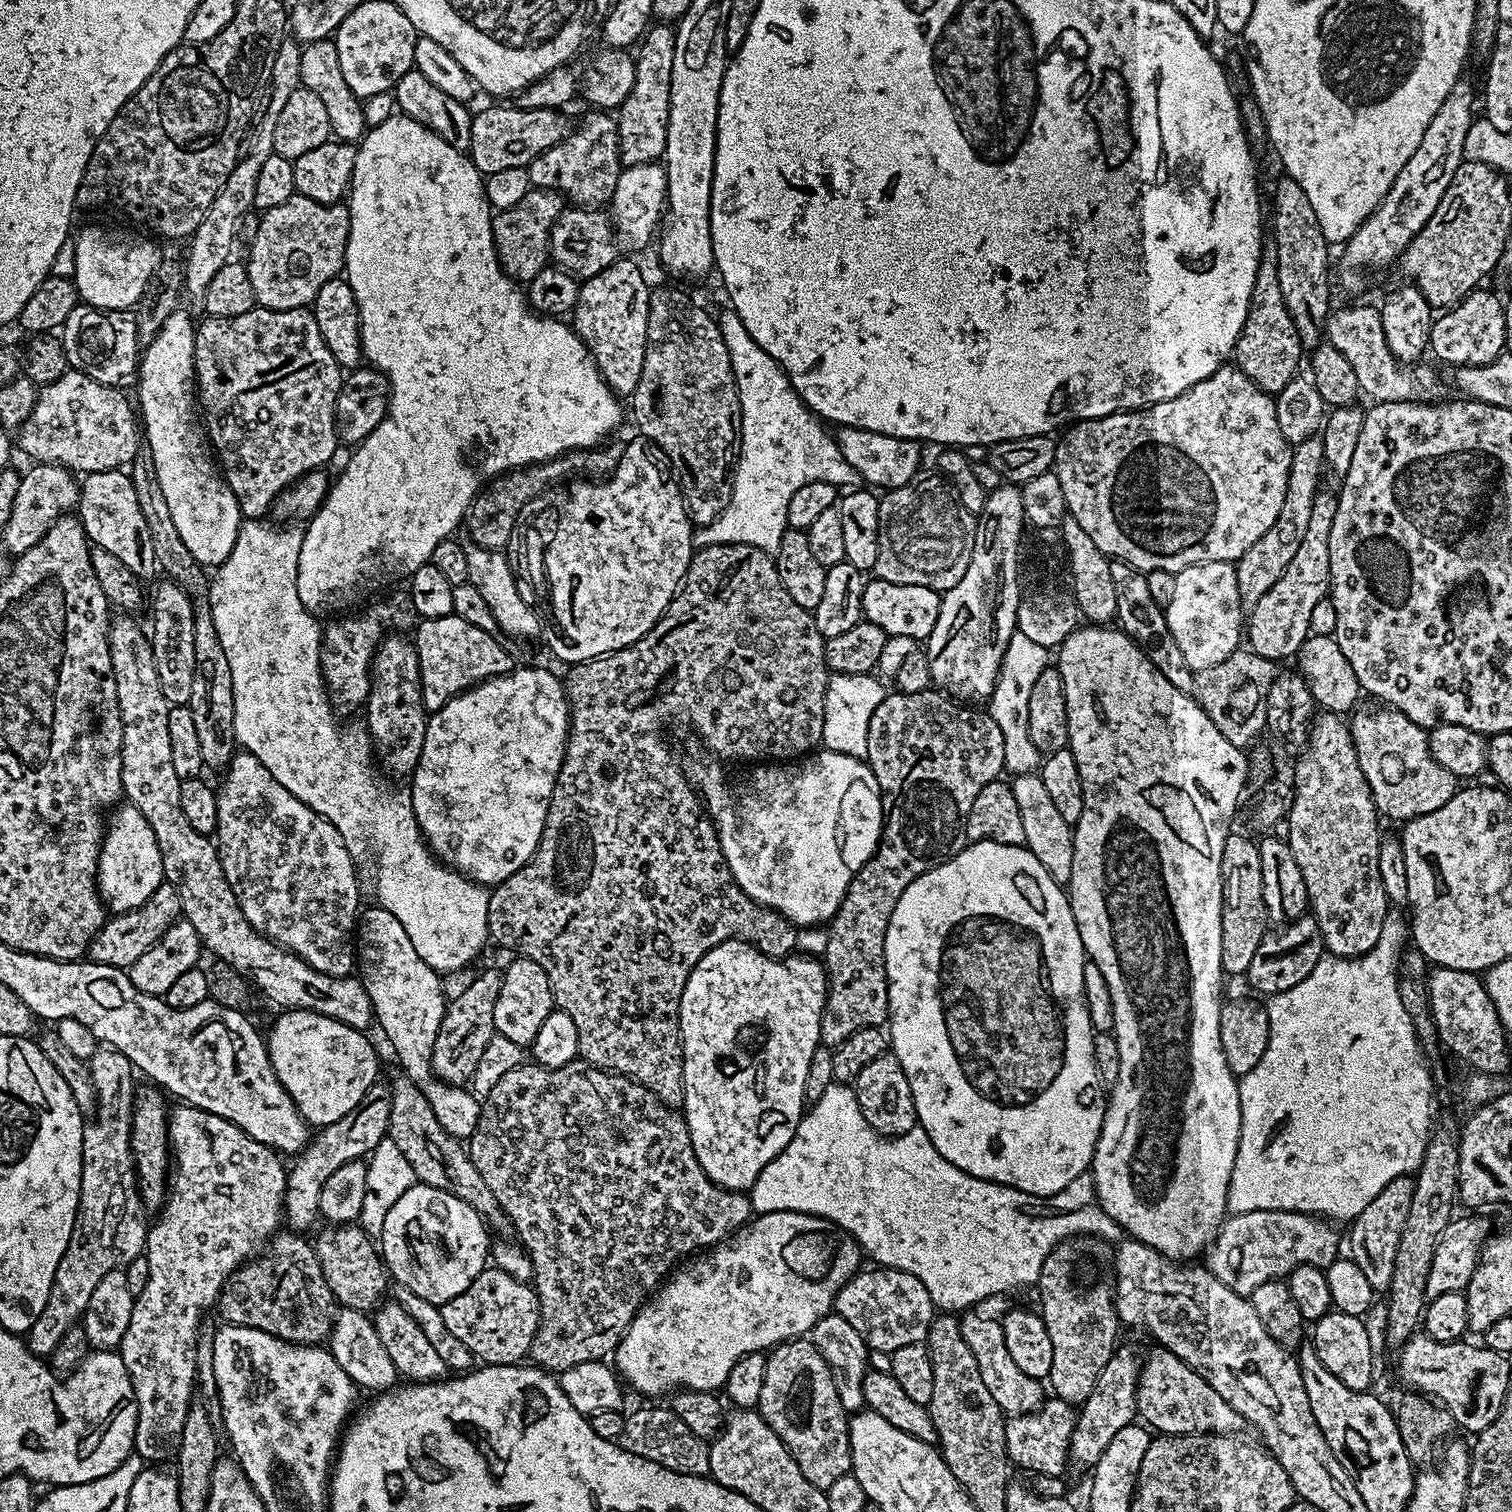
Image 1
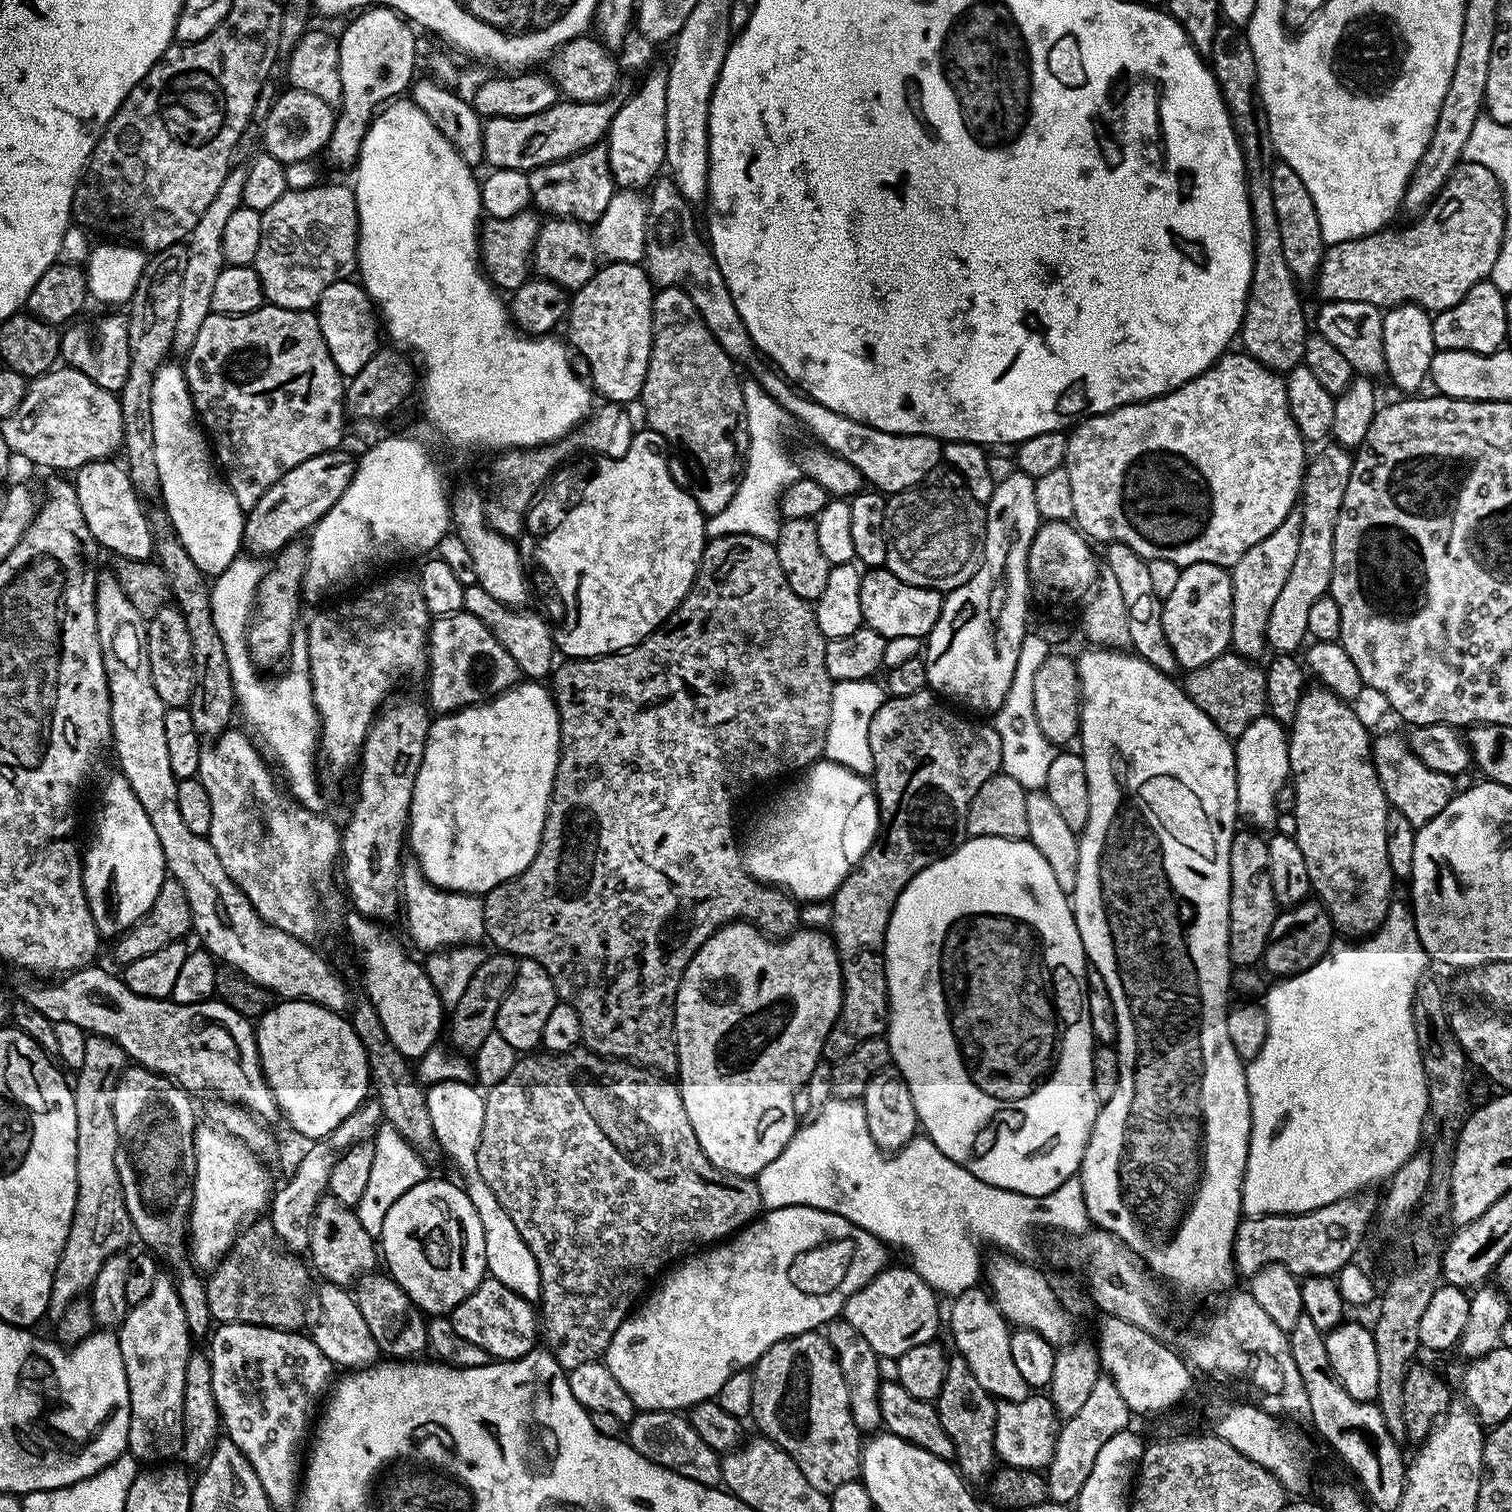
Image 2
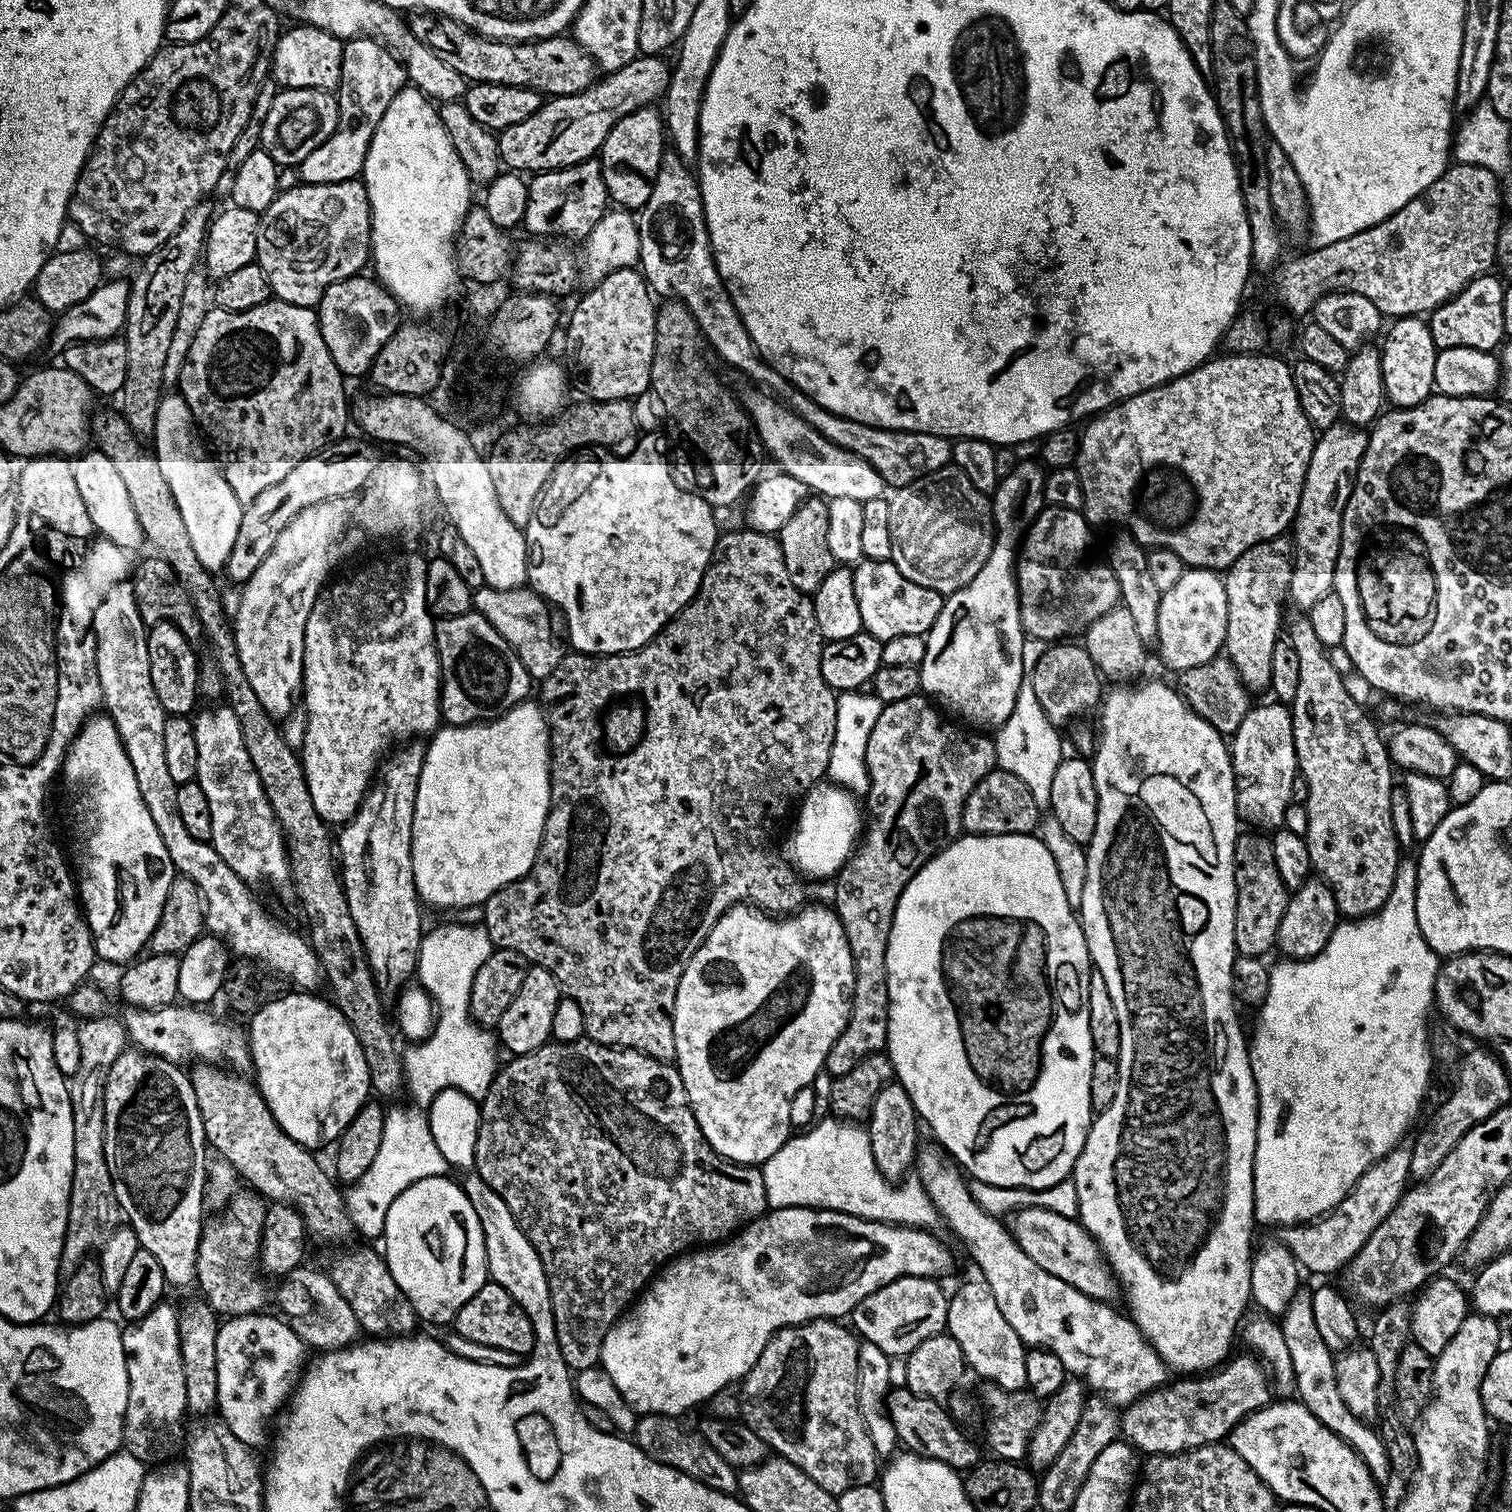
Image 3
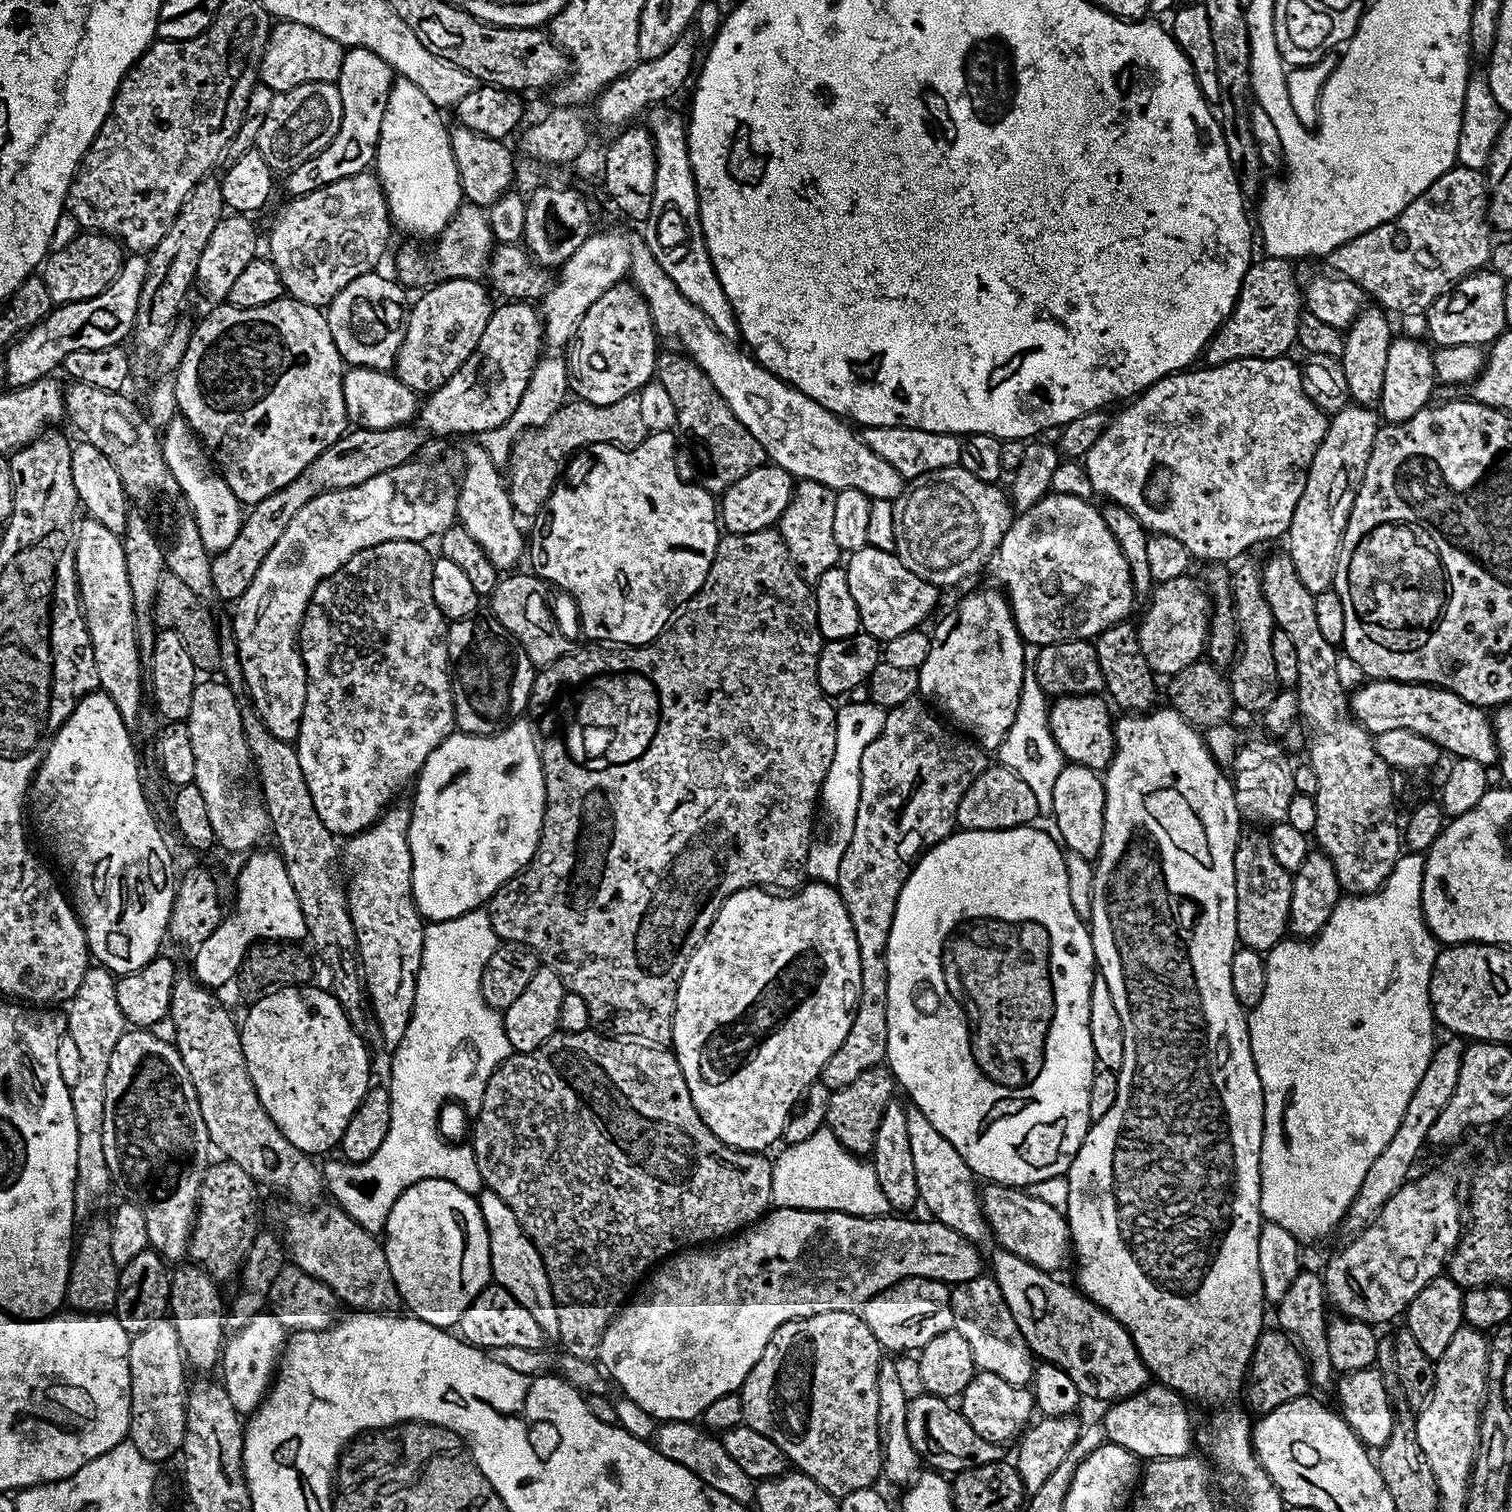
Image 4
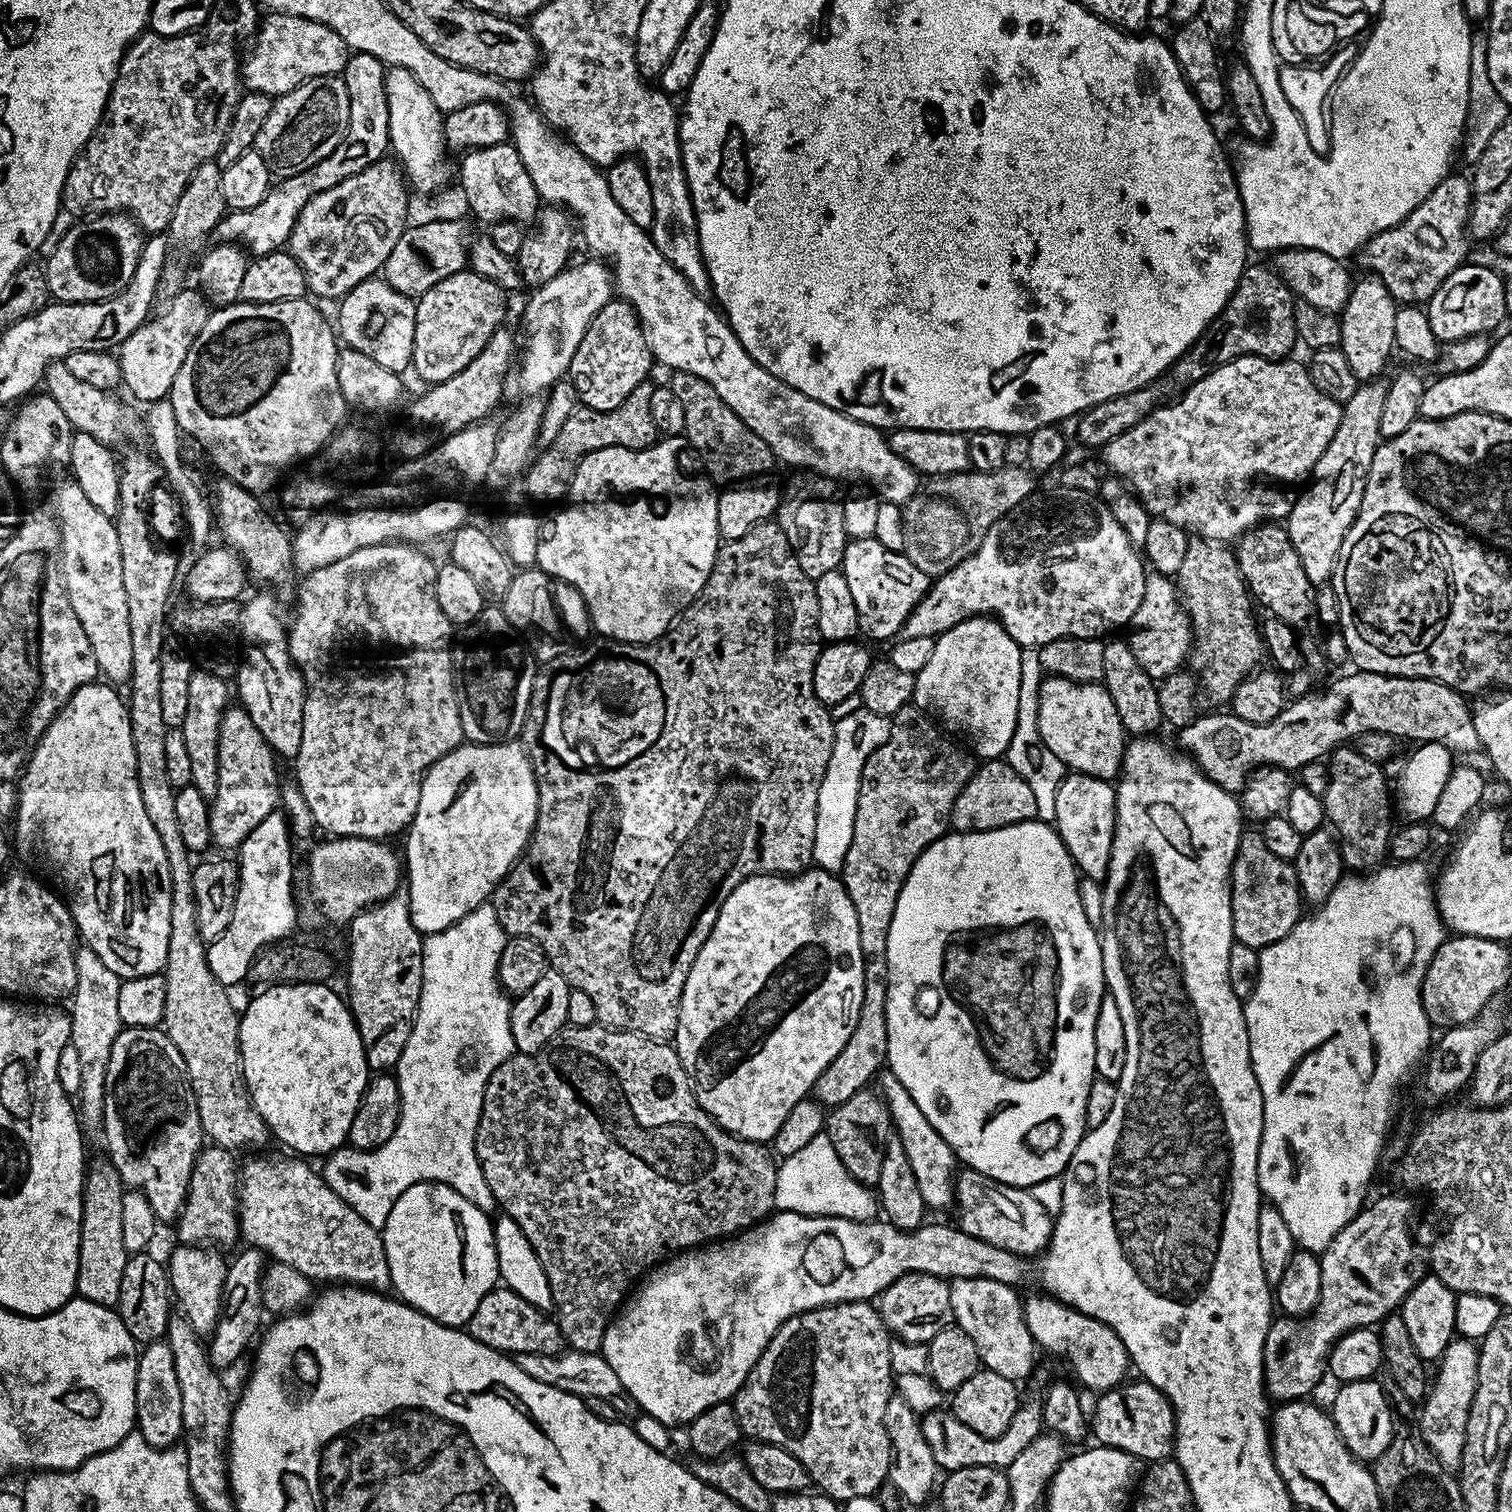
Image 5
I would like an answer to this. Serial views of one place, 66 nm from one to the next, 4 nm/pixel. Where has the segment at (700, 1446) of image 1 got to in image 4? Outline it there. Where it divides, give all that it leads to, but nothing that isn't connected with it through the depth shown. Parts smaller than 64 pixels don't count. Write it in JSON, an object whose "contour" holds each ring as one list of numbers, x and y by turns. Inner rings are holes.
{"contour":[[670,1420,659,1425,660,1428,656,1432,656,1441,654,1447,665,1461,674,1463,685,1472,692,1472,703,1484,708,1488,718,1490,718,1494,726,1494,726,1498,730,1498,739,1504,751,1505,756,1498,757,1481,751,1480,746,1474,746,1470,742,1470,742,1466,738,1466,738,1462,734,1458,730,1458,730,1454,726,1454,723,1443,719,1439,716,1440,712,1436,707,1436,704,1432,696,1429,695,1423,687,1420]]}

